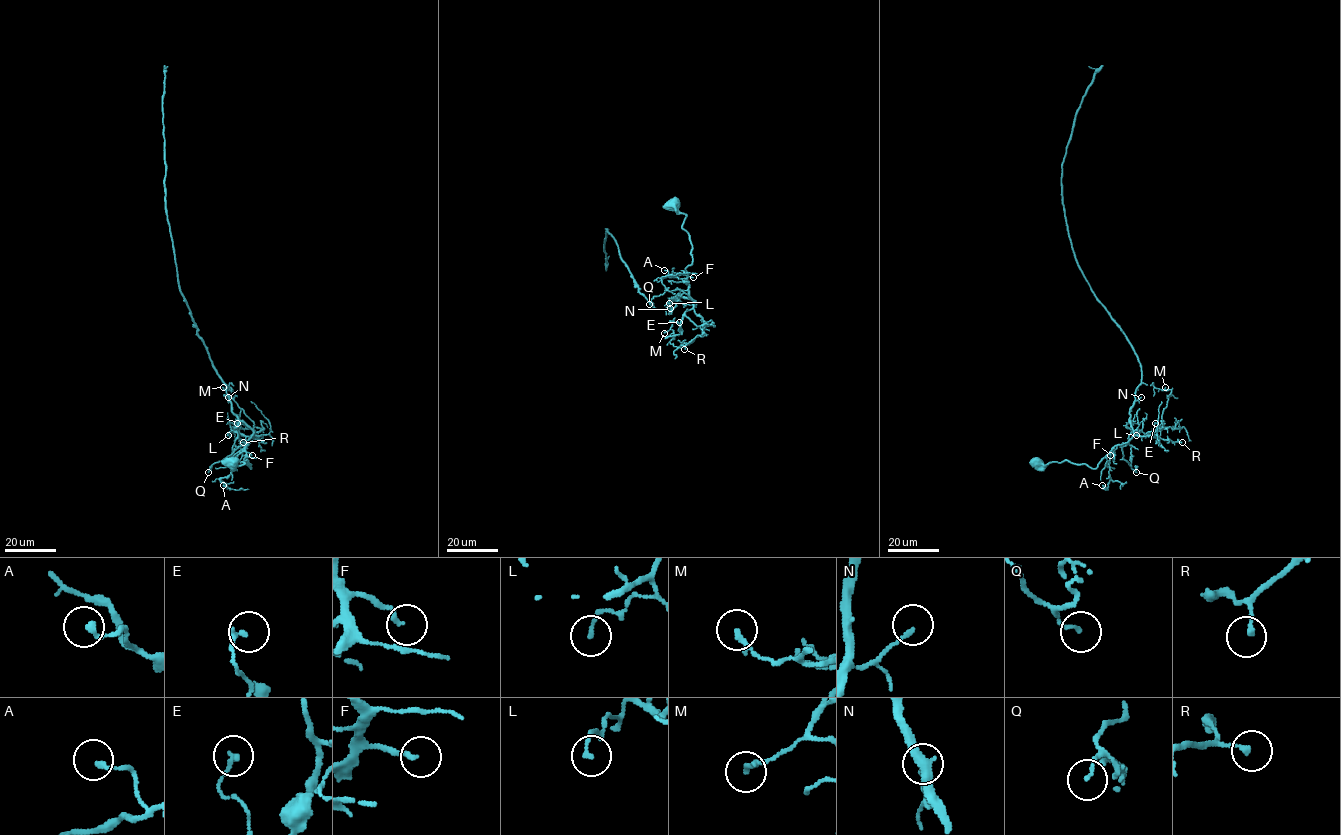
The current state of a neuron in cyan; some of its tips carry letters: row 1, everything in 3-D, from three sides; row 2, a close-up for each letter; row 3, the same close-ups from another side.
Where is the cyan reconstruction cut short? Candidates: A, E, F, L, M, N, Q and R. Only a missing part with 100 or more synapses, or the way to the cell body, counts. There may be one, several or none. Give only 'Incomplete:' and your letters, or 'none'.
Incomplete: none

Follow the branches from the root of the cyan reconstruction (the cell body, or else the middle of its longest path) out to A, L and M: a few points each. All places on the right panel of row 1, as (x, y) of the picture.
A: (1037, 462), (1046, 465), (1066, 460), (1095, 468), (1110, 451), (1109, 483), (1107, 487), (1102, 485)
L: (1037, 462), (1066, 460), (1095, 468), (1131, 437), (1129, 421), (1128, 428), (1142, 431), (1136, 435)
M: (1037, 462), (1066, 460), (1095, 468), (1115, 446), (1161, 430), (1171, 391), (1162, 390), (1165, 387)

